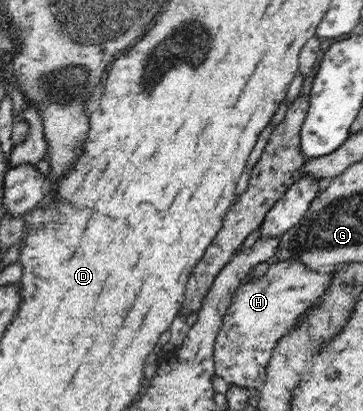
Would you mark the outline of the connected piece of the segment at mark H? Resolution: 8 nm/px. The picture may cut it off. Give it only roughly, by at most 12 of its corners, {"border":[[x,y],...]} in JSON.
{"border":[[295,260],[233,293],[214,374],[260,390],[276,342],[332,281]]}

